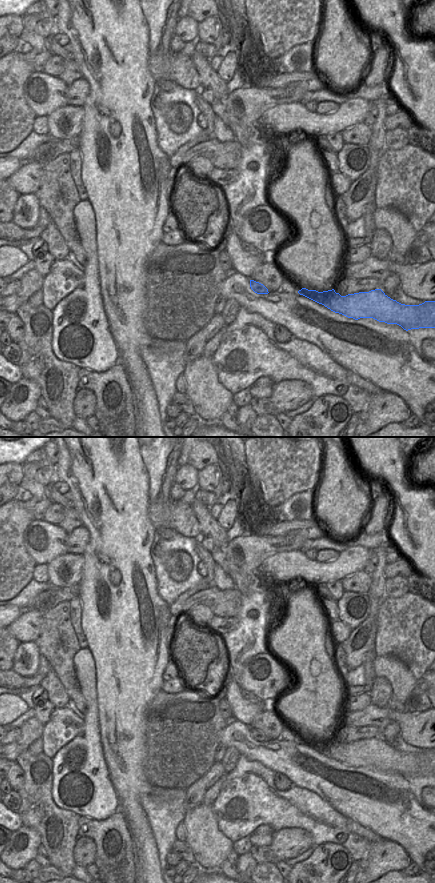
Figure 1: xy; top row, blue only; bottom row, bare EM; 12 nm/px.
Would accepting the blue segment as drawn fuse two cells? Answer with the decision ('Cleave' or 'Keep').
Keep.

